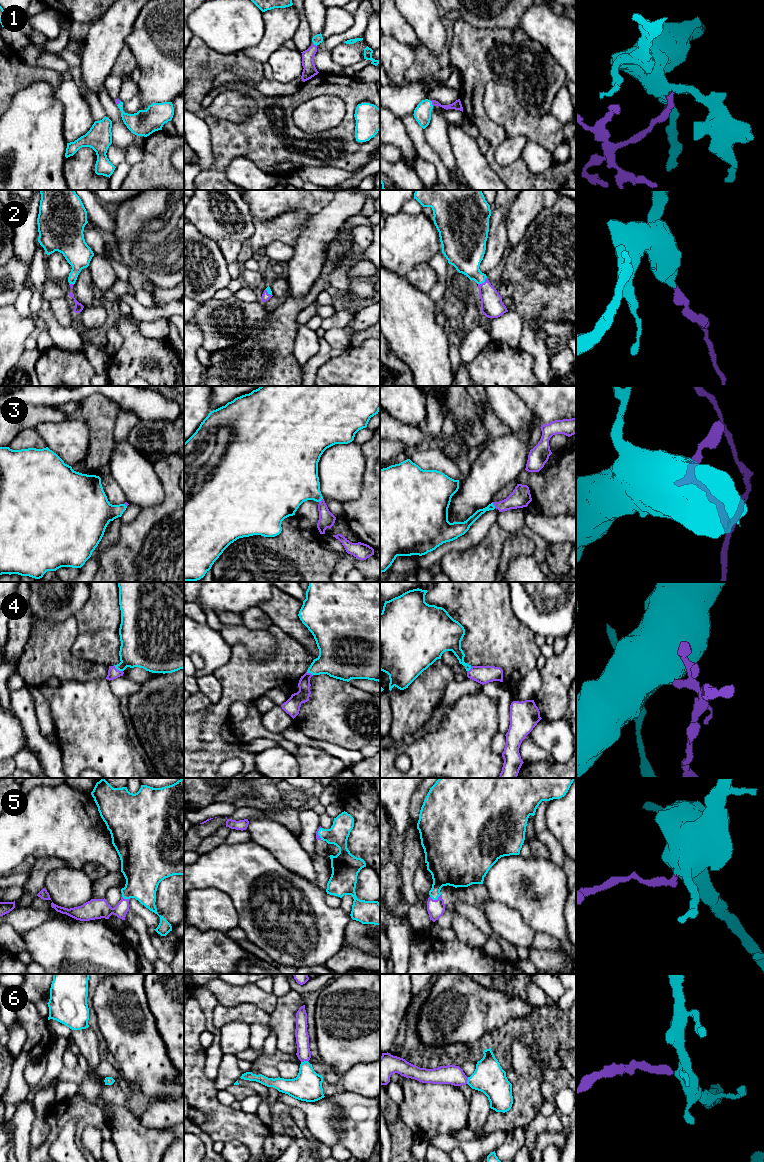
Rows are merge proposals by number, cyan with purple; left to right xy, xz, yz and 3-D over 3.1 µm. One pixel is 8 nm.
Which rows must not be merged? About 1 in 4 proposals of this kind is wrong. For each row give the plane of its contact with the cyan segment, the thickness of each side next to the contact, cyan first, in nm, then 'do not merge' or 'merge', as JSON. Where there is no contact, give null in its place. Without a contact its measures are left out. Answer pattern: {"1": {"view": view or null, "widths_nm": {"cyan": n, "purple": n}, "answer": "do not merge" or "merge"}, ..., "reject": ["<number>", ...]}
{"1": {"view": "yz", "widths_nm": {"cyan": 140, "purple": 70}, "answer": "merge"}, "2": {"view": "yz", "widths_nm": {"cyan": 260, "purple": 180}, "answer": "merge"}, "3": {"view": "yz", "widths_nm": {"cyan": 60, "purple": 160}, "answer": "merge"}, "4": {"view": "xy", "widths_nm": {"cyan": 320, "purple": 90}, "answer": "merge"}, "5": {"view": "yz", "widths_nm": {"cyan": 240, "purple": 140}, "answer": "merge"}, "6": {"view": "xz", "widths_nm": {"cyan": 240, "purple": 110}, "answer": "merge"}, "reject": []}

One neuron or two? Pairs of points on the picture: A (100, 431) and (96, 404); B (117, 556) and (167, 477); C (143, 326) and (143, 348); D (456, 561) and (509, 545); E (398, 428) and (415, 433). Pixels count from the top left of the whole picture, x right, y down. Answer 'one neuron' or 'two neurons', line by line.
A: one neuron
B: one neuron
C: two neurons
D: two neurons
E: one neuron

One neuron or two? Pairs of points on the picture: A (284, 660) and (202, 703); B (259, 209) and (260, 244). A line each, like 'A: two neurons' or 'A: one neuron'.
A: one neuron
B: two neurons

